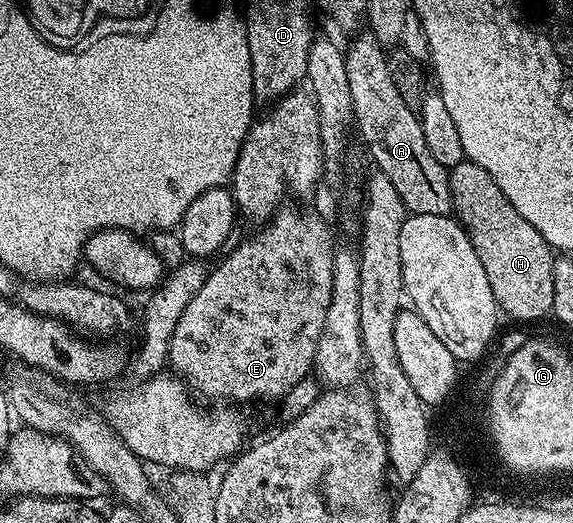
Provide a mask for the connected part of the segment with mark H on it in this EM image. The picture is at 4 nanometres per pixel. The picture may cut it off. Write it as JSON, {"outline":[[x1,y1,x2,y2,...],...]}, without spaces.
{"outline":[[463,161,449,168,450,192,454,202,453,214,466,231,476,249,476,257,484,259,484,273,492,285,492,297,498,302,503,316,511,315,522,323,534,323,552,312,552,269,555,252,516,213,516,205,500,193,500,185,480,169,480,165]]}

